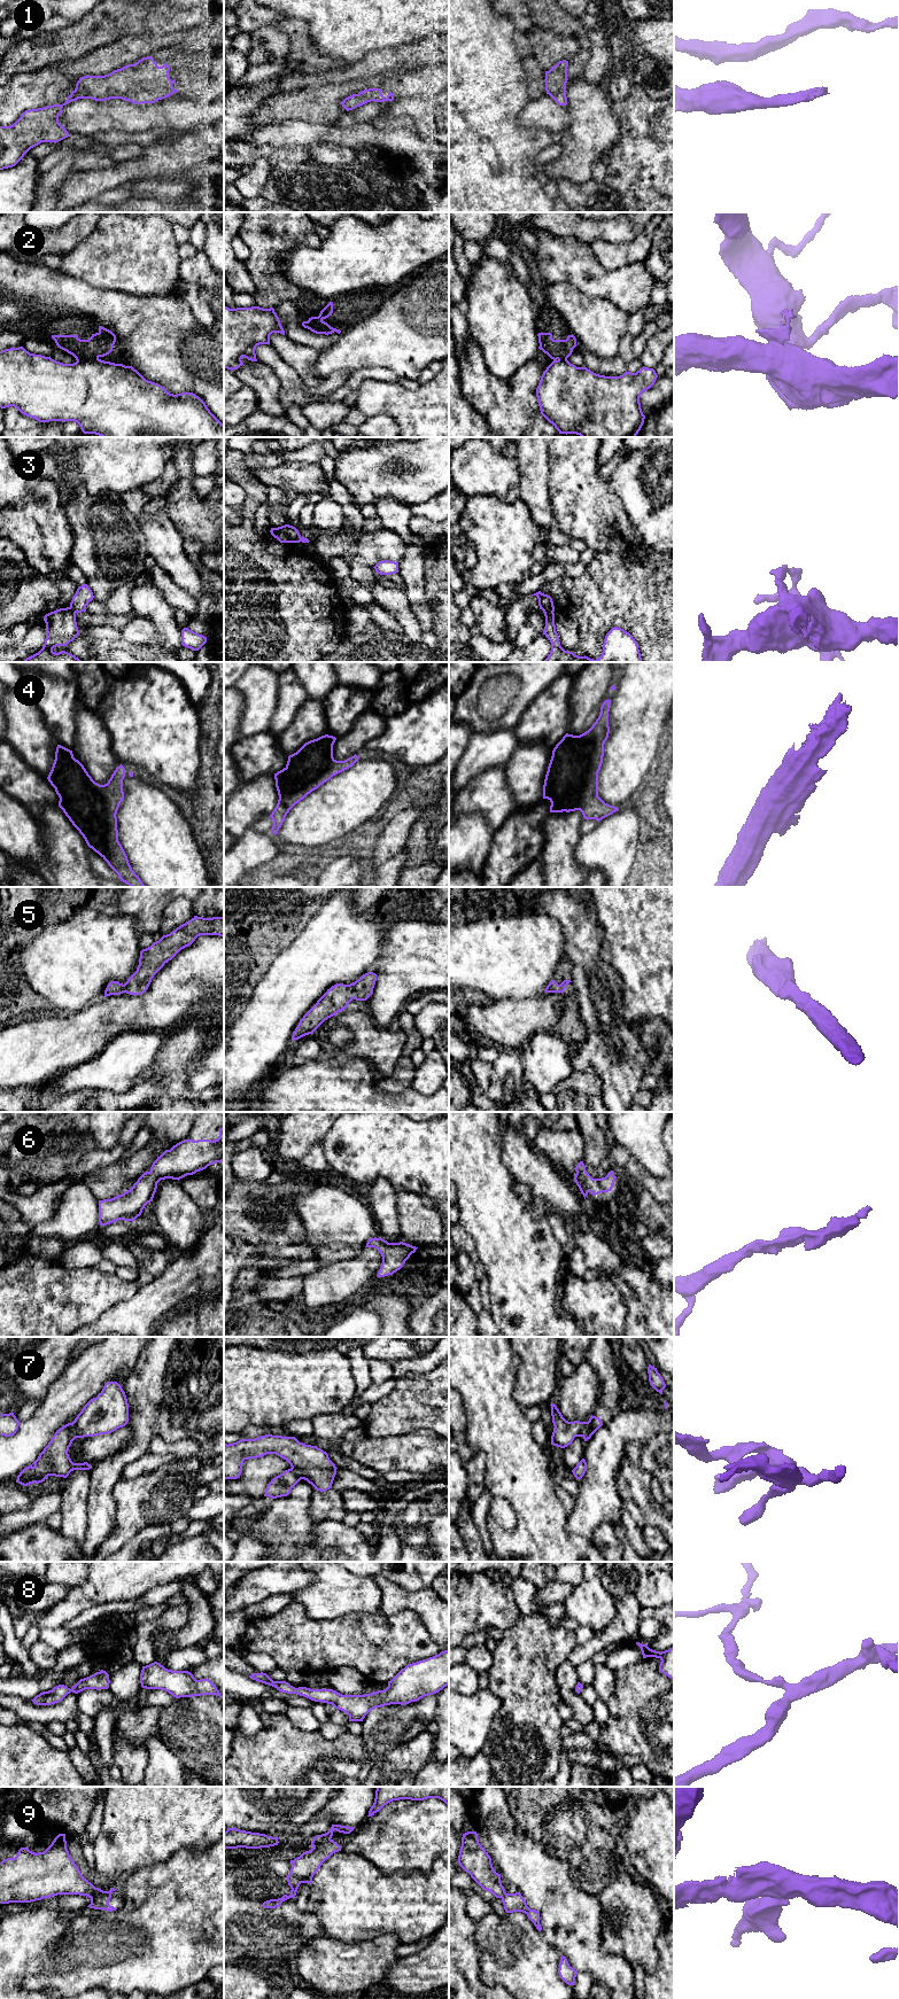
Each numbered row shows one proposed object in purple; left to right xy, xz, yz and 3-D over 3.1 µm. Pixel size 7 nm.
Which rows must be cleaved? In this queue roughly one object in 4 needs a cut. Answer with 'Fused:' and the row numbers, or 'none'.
Fused: 2, 3, 7, 9

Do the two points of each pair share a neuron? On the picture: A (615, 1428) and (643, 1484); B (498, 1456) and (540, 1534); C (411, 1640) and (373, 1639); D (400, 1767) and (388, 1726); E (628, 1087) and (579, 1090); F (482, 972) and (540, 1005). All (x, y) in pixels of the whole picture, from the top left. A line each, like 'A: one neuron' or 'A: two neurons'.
A: two neurons
B: one neuron
C: one neuron
D: two neurons
E: two neurons
F: two neurons

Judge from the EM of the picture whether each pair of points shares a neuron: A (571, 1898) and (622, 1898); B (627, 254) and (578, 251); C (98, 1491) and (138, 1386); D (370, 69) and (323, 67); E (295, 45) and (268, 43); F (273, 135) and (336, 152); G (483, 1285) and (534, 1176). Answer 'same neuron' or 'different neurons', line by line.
A: different neurons
B: different neurons
C: same neuron
D: different neurons
E: different neurons
F: different neurons
G: different neurons

